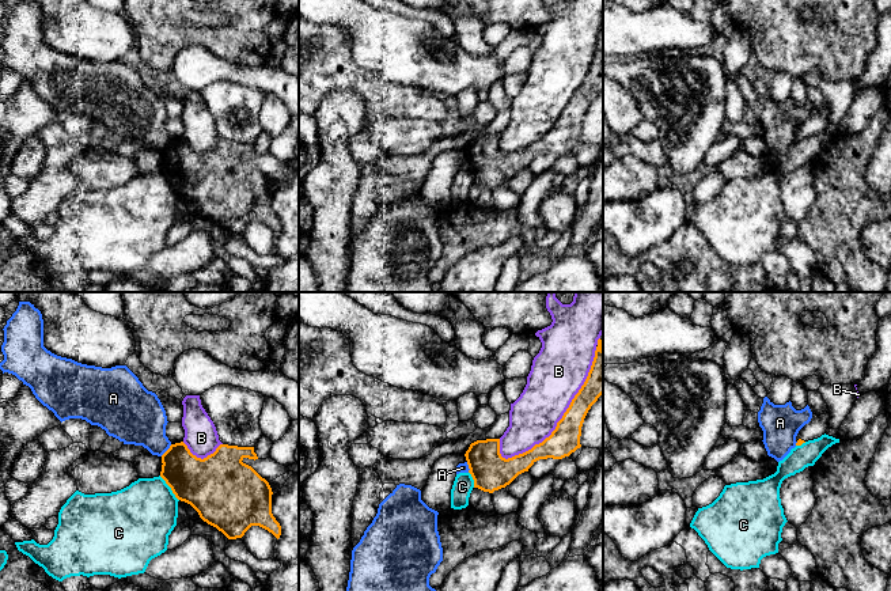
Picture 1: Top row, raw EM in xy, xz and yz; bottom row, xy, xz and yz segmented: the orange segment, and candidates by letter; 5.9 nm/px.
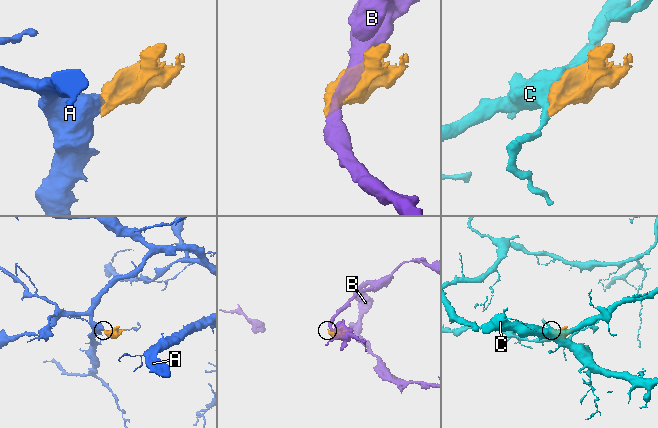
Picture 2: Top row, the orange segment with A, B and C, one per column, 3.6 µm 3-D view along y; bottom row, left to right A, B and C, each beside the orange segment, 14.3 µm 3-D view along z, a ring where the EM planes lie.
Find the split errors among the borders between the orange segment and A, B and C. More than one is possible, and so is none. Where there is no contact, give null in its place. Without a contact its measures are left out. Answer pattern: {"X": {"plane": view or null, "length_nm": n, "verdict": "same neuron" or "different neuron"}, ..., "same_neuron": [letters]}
{"A": {"plane": "xy", "length_nm": 100, "verdict": "different neuron"}, "B": {"plane": "xz", "length_nm": 850, "verdict": "different neuron"}, "C": {"plane": "xy", "length_nm": 190, "verdict": "different neuron"}, "same_neuron": []}

